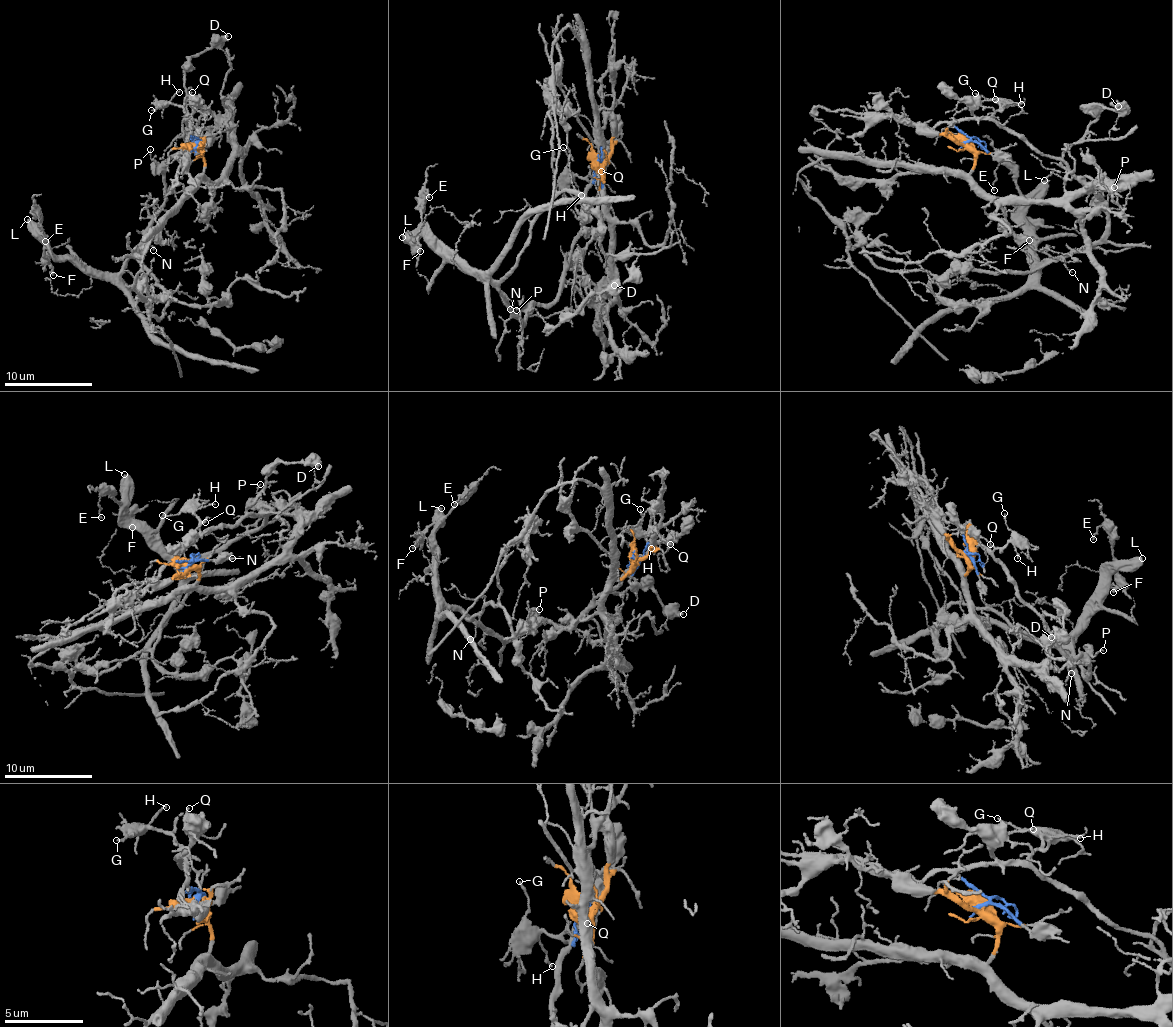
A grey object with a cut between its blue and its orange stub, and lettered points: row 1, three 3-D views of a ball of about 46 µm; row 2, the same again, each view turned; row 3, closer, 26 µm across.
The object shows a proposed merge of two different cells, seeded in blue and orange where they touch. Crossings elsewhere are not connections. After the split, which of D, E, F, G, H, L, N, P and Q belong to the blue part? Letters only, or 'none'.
D, E, F, G, H, L, N, P, Q

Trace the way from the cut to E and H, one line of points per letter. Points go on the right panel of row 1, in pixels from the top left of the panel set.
E: (964, 142), (955, 122), (991, 120), (1057, 157), (1098, 193), (1106, 234), (1039, 266), (1003, 164), (994, 189)
H: (964, 142), (970, 139), (955, 122), (980, 120), (1002, 103), (1020, 103)

